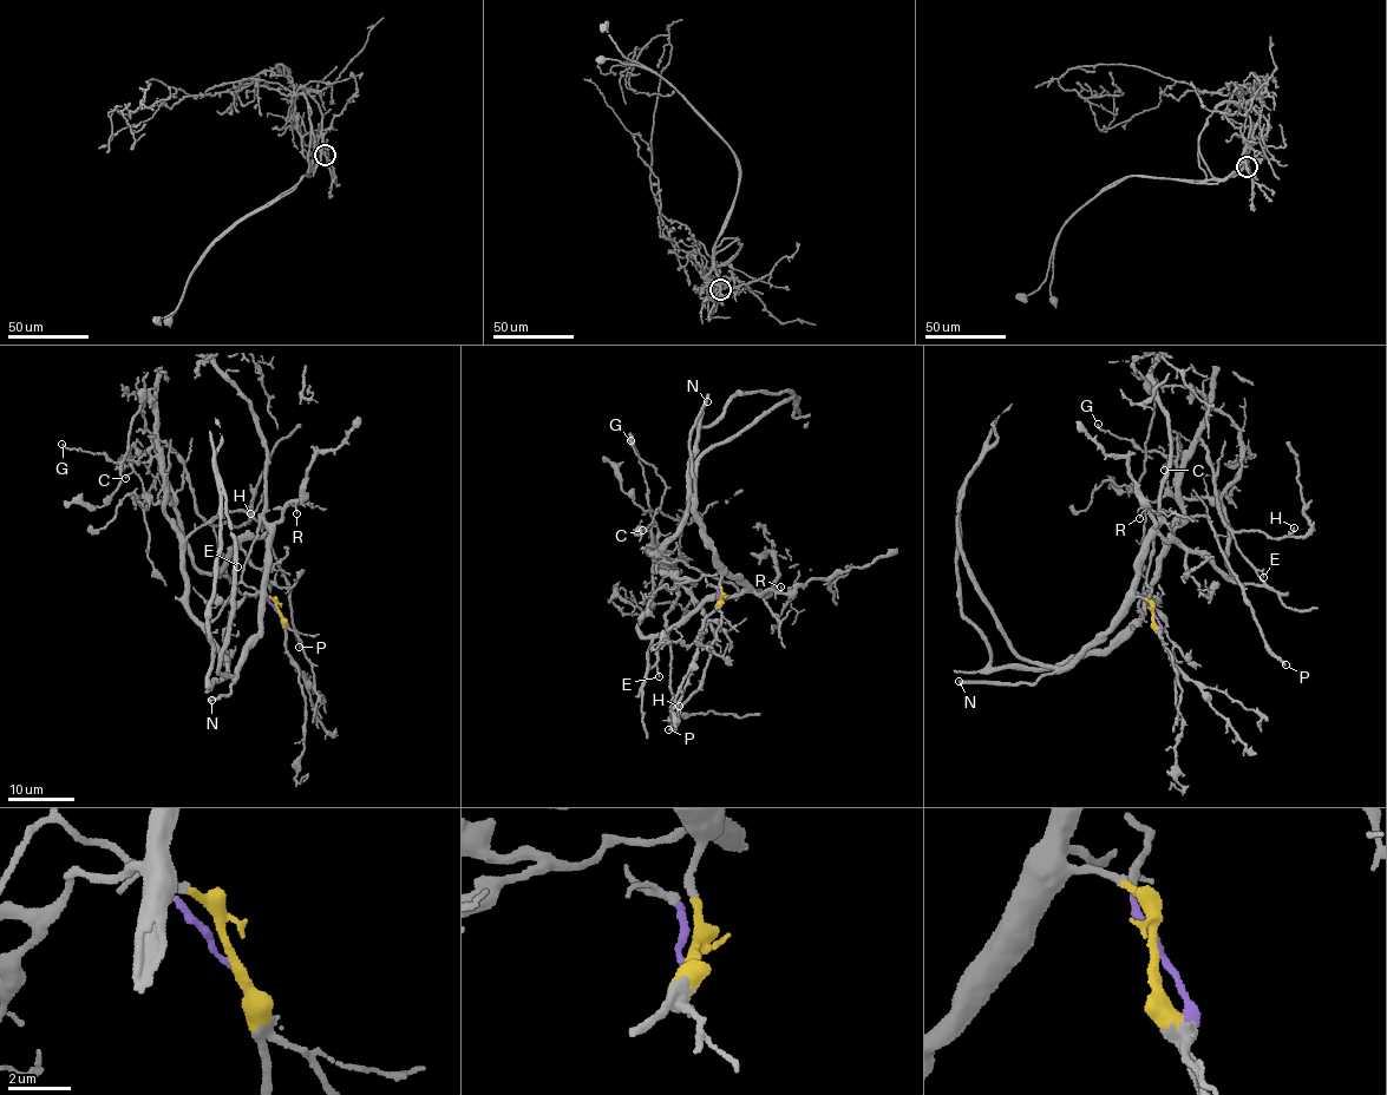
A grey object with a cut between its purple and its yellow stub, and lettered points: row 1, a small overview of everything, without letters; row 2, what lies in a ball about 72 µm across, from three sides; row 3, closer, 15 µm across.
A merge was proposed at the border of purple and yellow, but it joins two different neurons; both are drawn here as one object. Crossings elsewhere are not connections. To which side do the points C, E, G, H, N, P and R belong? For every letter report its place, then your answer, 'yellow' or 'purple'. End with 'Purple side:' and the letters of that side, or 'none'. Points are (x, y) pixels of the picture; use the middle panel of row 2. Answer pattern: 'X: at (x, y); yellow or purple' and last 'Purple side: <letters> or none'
C: at (642, 530); yellow
E: at (659, 676); purple
G: at (630, 440); purple
H: at (679, 706); purple
N: at (707, 401); yellow
P: at (668, 729); purple
R: at (780, 587); yellow
Purple side: E, G, H, P

